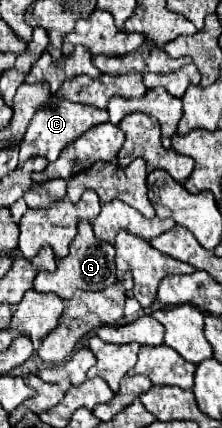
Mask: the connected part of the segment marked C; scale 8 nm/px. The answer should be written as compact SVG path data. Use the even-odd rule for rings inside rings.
M55 98L53 102L45 104L41 110L35 112L35 116L33 116L33 120L27 128L27 134L21 142L21 148L19 148L19 164L23 164L27 158L33 158L33 156L43 156L49 162L53 162L53 160L57 160L61 150L71 140L75 140L77 136L81 136L89 128L103 124L103 122L107 122L107 110L93 108L93 106L87 106L87 104L75 104L75 102L69 102L69 100L63 100L63 98ZM27 136L33 136L33 138L27 140Z

